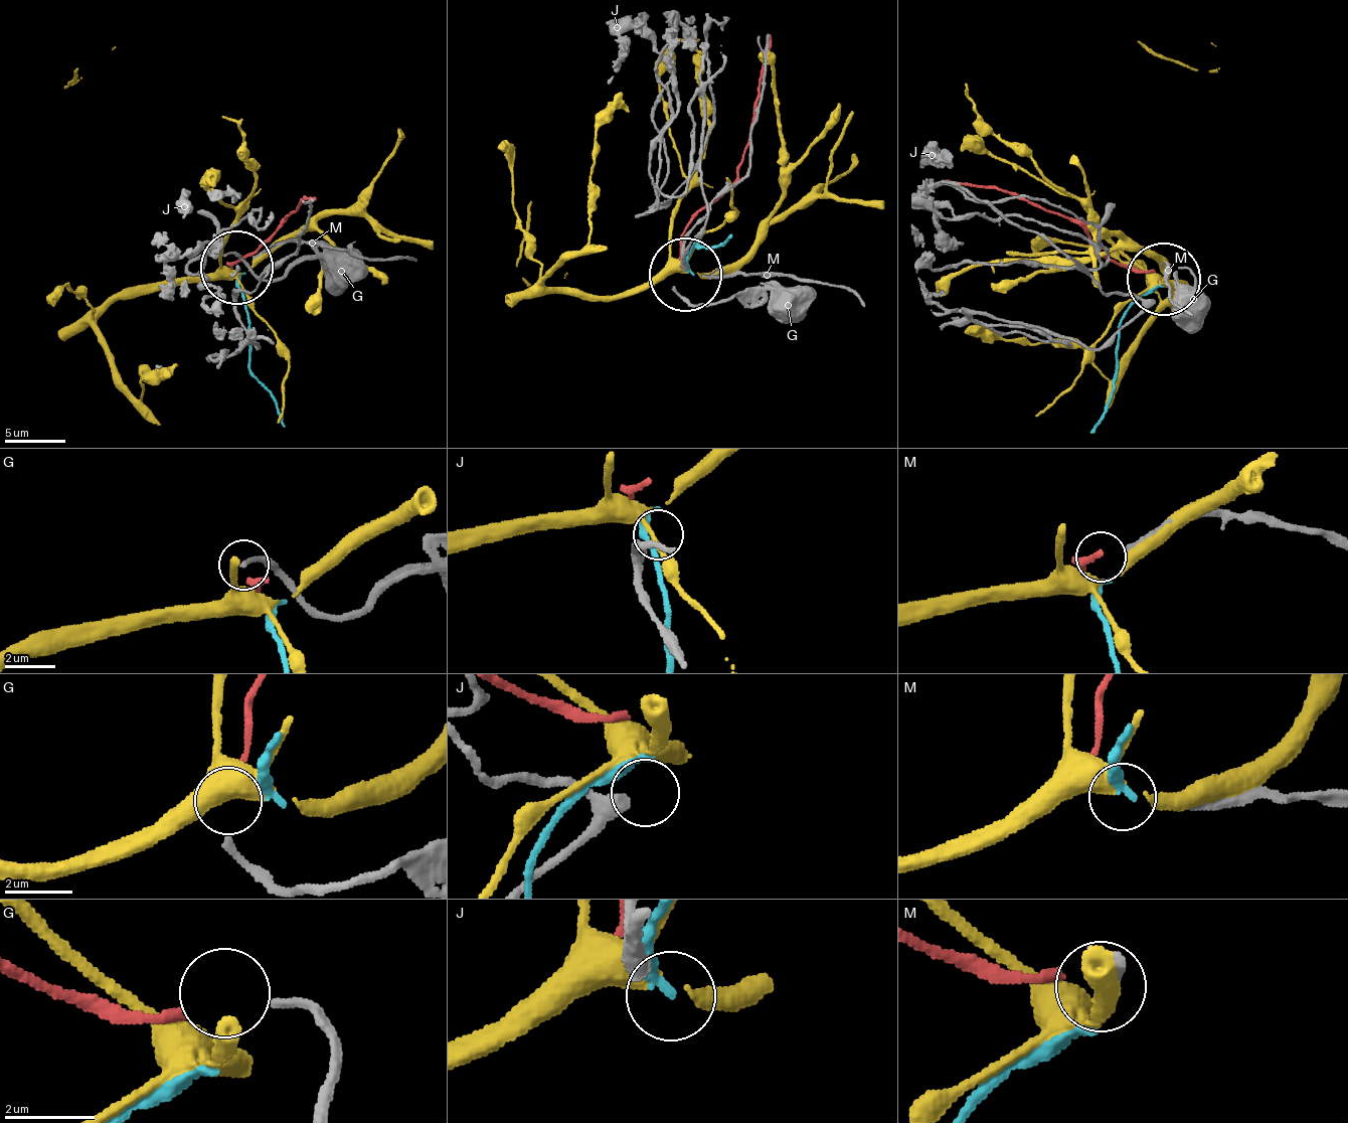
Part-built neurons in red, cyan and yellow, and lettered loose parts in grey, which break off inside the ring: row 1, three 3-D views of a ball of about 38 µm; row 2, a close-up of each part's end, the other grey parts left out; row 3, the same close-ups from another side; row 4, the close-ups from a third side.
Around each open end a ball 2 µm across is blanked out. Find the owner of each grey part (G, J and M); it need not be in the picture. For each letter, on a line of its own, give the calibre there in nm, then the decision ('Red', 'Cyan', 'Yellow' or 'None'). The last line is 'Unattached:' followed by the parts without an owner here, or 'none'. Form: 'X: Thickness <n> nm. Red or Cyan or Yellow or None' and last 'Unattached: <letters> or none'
G: Thickness 200 nm. Red
J: Thickness 320 nm. None
M: Thickness 170 nm. None
Unattached: J, M

